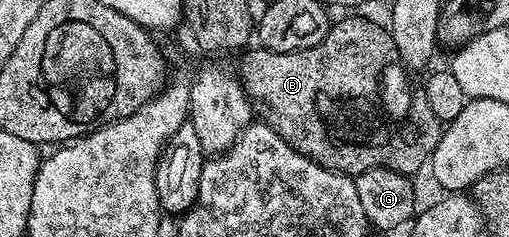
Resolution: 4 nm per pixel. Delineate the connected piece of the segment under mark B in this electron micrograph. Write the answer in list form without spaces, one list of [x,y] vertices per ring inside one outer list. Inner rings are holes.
[[[345,18],[342,22],[334,21],[329,27],[327,36],[319,44],[315,44],[315,48],[307,48],[299,52],[271,52],[260,48],[249,48],[240,55],[240,58],[242,57],[241,70],[239,69],[241,84],[245,88],[245,93],[259,107],[260,113],[262,110],[266,114],[262,115],[267,119],[269,125],[276,130],[279,136],[283,136],[283,140],[287,140],[287,144],[291,144],[291,148],[295,148],[300,154],[328,170],[338,170],[341,174],[356,176],[368,170],[383,168],[406,176],[413,176],[413,173],[421,165],[424,167],[430,161],[436,145],[440,142],[443,131],[442,123],[432,116],[413,118],[413,90],[409,87],[410,71],[399,56],[399,48],[395,48],[392,33],[382,23],[381,26],[369,18]]]

